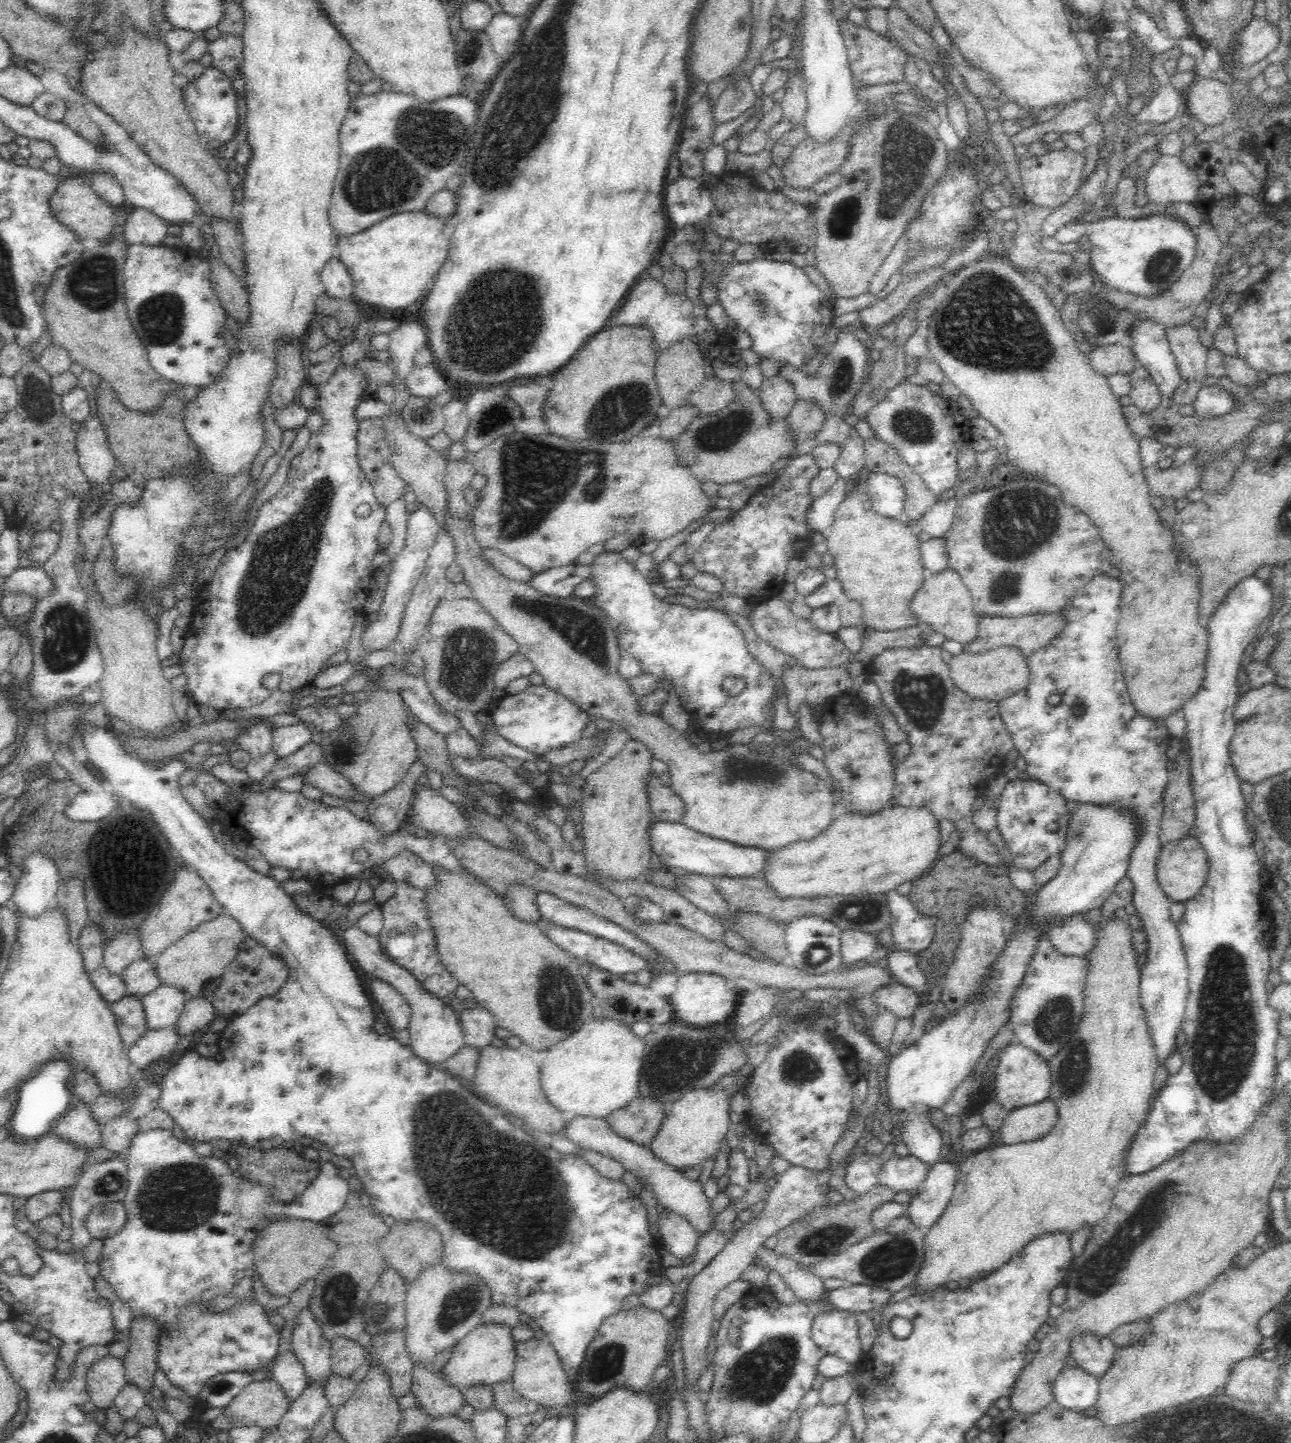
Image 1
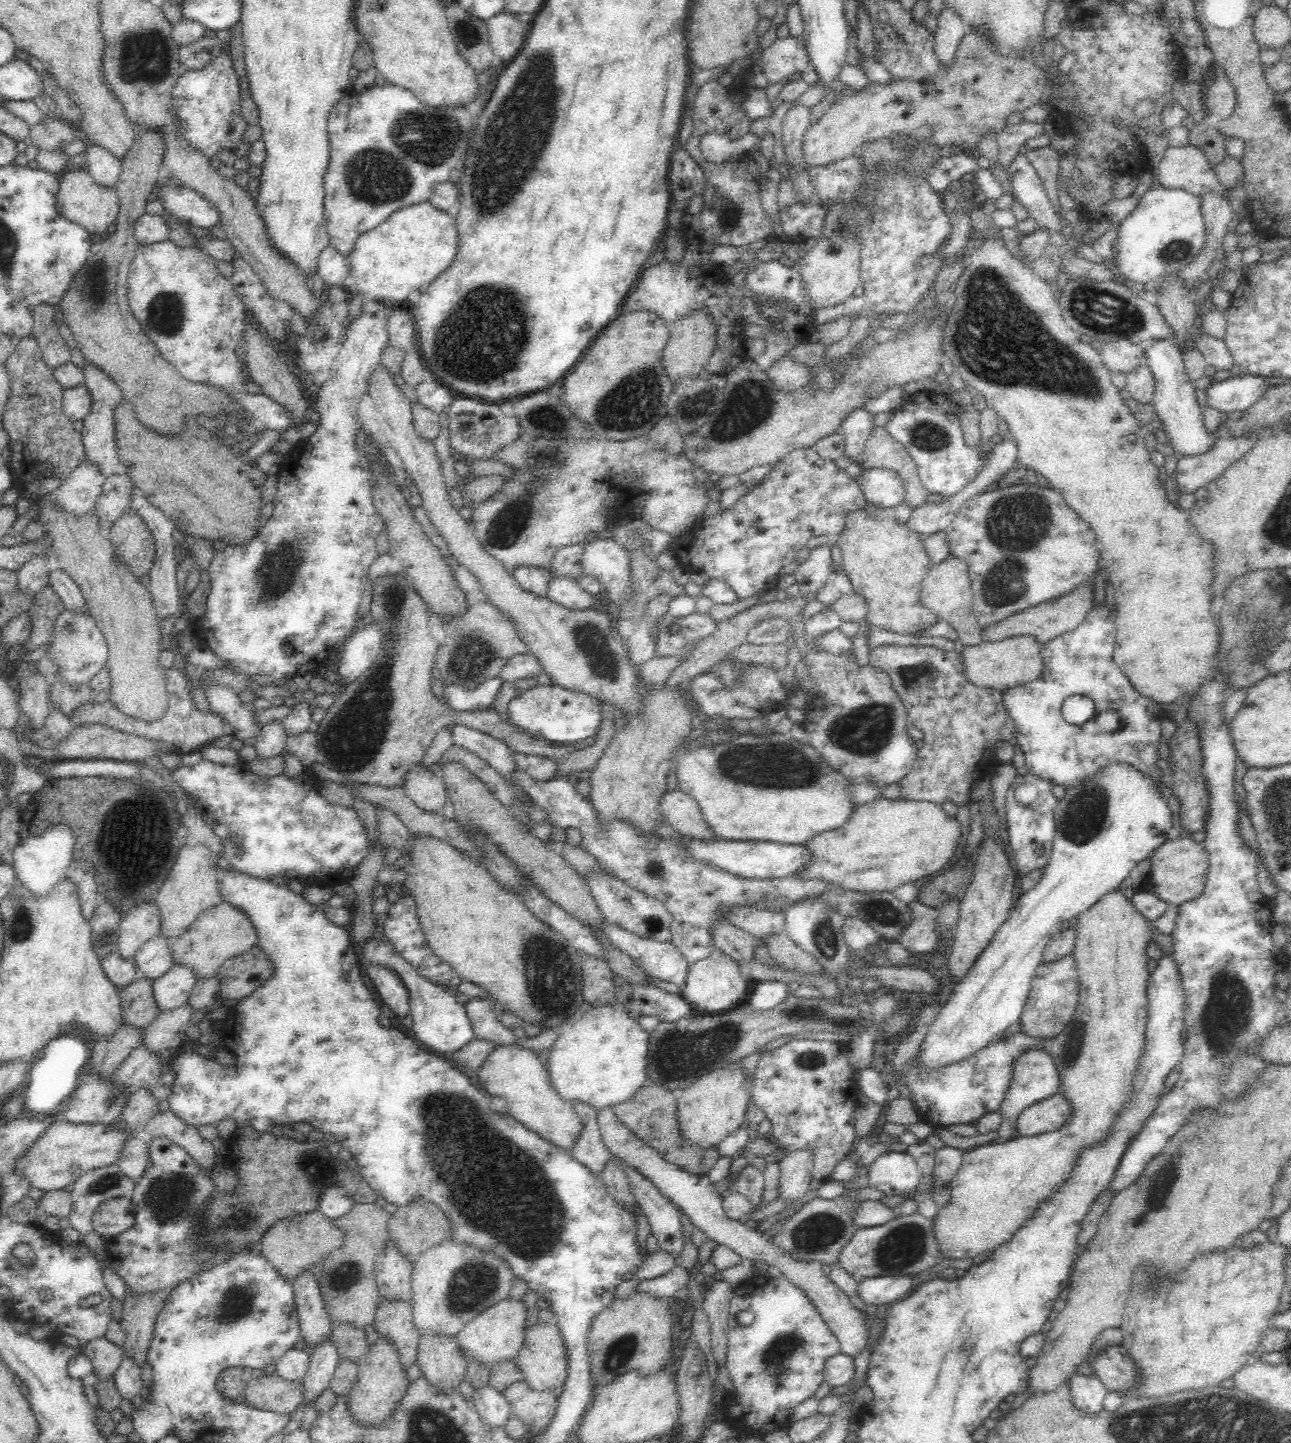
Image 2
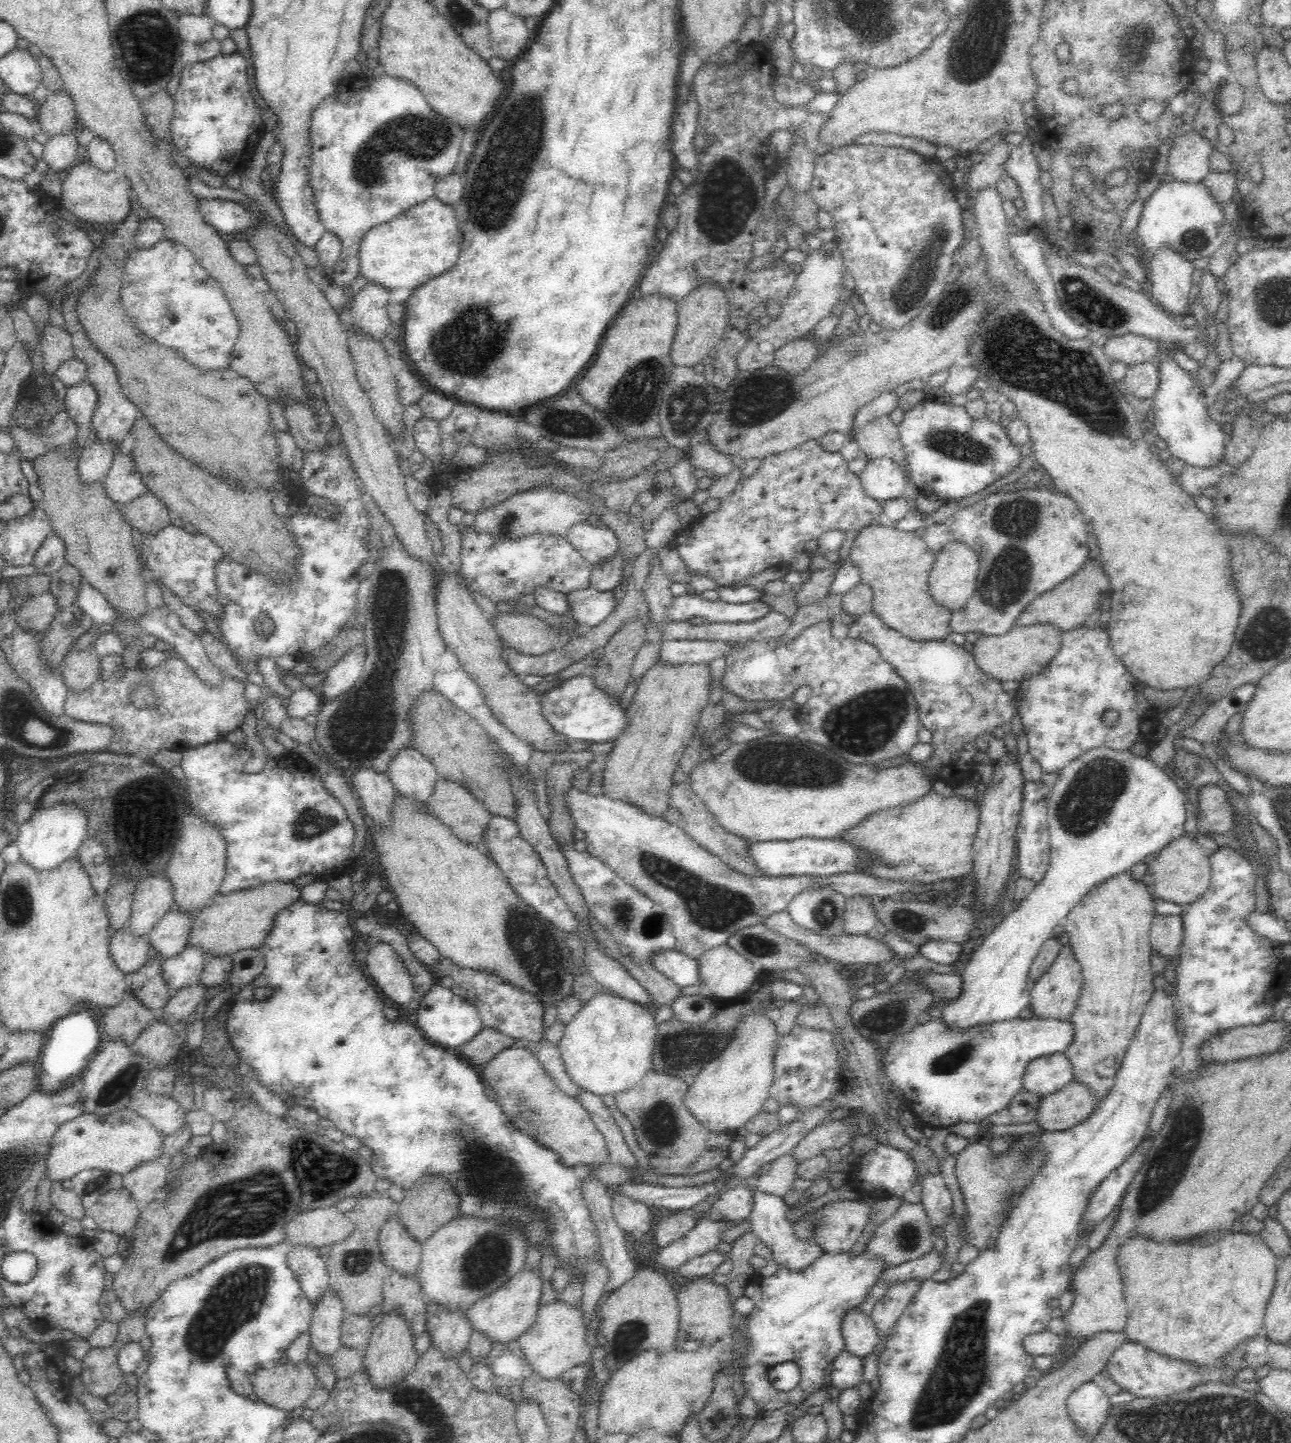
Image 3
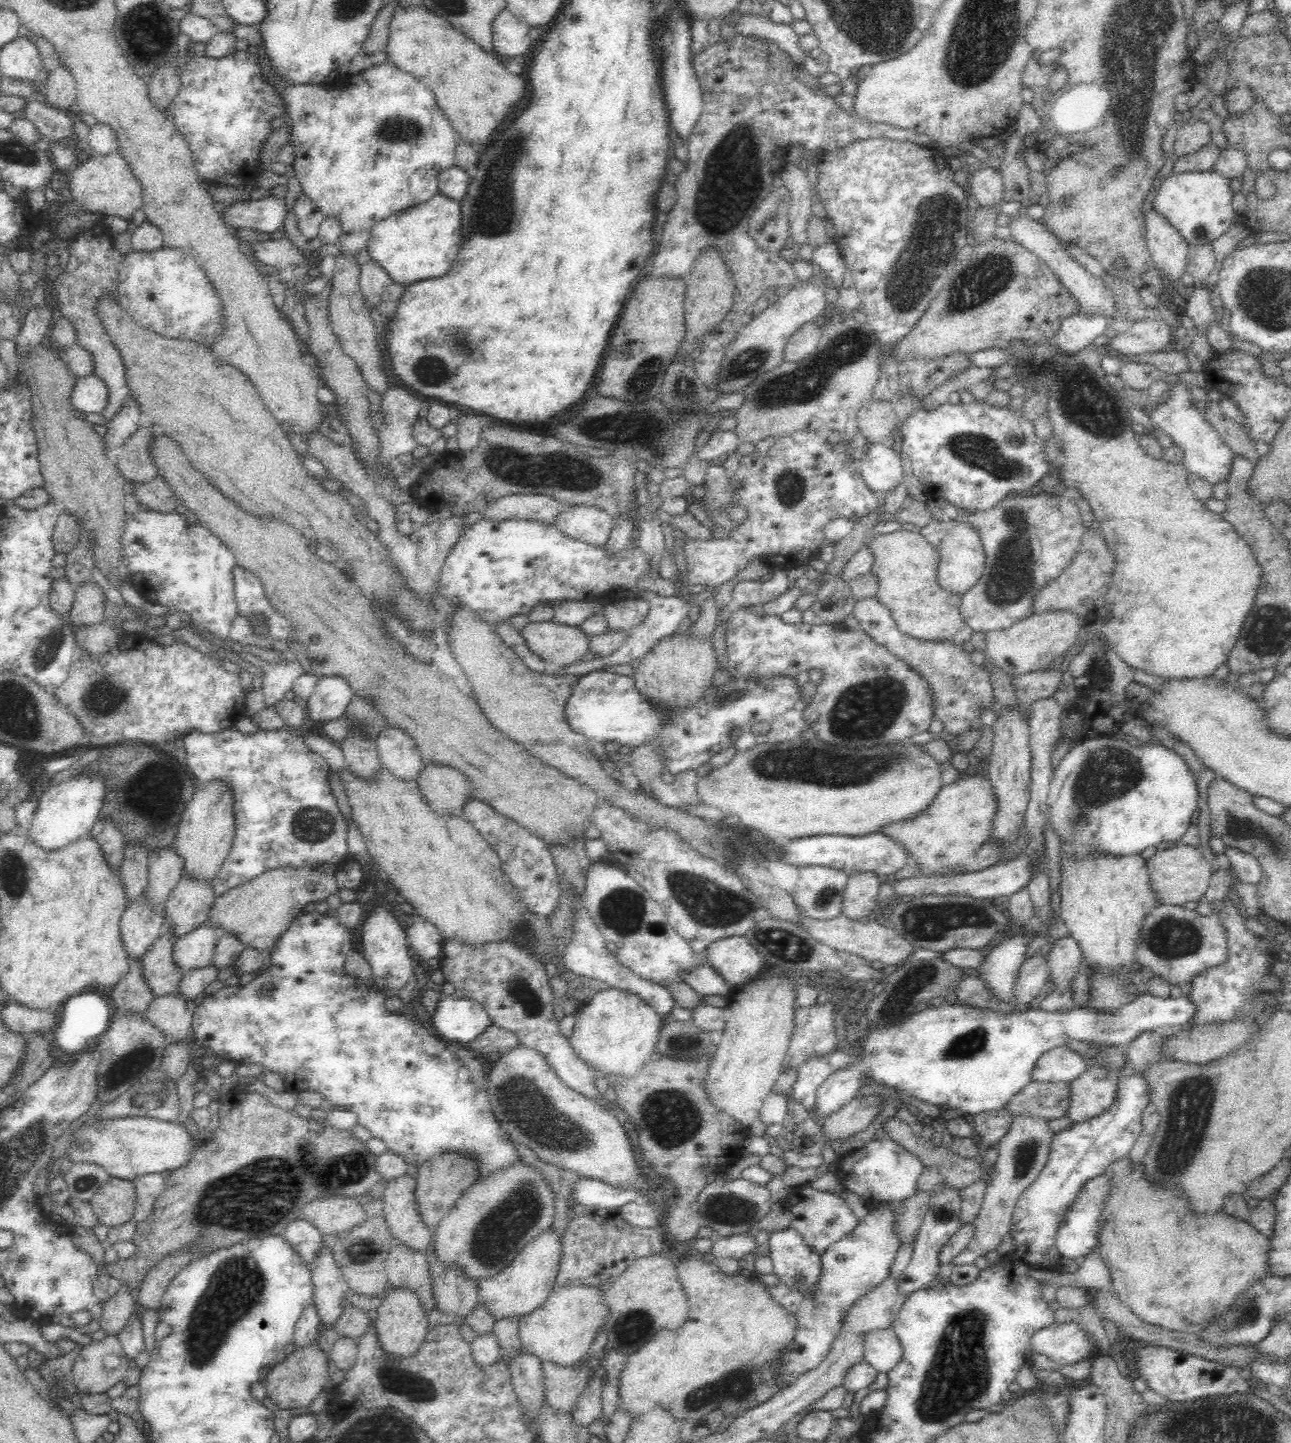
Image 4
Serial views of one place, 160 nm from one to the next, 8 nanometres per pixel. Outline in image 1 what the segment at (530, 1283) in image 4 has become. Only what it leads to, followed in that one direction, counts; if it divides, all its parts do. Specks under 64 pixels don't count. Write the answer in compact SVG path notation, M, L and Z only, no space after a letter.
M498 1324L477 1325L452 1350L452 1355L441 1368L444 1379L462 1390L476 1385L491 1385L510 1380L516 1362L516 1349L510 1327Z

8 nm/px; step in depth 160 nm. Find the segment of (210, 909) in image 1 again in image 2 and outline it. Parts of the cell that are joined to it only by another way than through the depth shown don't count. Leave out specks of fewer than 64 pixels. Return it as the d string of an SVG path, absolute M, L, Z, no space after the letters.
M193 841L178 851L169 876L162 882L160 892L156 892L154 905L160 911L159 934L174 940L192 924L201 912L222 902L218 886L218 867L215 855L206 846Z

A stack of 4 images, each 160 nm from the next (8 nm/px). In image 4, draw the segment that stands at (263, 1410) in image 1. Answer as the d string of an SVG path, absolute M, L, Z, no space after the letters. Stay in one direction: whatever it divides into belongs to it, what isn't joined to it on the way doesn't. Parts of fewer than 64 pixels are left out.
M316 1344L306 1345L301 1349L291 1352L283 1361L266 1370L266 1375L261 1378L262 1386L266 1389L266 1401L273 1408L292 1409L307 1407L316 1400L316 1397L329 1388L328 1385L328 1360L329 1358L322 1353L322 1348Z

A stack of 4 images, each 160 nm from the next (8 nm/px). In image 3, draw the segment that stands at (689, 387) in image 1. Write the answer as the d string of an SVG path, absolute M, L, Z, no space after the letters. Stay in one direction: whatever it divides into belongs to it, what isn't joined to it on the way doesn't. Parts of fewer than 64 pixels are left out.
M702 284L700 288L688 293L680 302L676 320L676 335L670 346L670 359L676 367L694 367L710 355L711 350L722 338L728 320L728 299L721 286Z

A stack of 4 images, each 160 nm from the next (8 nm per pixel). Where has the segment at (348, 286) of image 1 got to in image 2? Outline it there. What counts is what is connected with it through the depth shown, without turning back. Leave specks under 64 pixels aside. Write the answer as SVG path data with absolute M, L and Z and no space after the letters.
M329 244L320 253L317 273L322 278L326 288L343 287L343 282L350 275L347 257L343 257Z

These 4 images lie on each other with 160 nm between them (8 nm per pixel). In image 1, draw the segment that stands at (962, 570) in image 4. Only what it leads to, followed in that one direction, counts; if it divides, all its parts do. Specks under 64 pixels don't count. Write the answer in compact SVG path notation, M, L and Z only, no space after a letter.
M946 568L938 574L927 576L908 607L918 623L928 624L944 640L955 640L965 645L976 638L979 617L974 613L972 595L960 575L952 569Z

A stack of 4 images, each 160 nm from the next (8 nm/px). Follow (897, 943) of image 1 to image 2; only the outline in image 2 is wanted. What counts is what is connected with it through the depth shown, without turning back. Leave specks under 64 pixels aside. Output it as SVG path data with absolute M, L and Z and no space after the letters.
M917 899L908 902L910 920L895 939L904 949L914 954L926 954L937 948L939 938L939 911L922 904Z

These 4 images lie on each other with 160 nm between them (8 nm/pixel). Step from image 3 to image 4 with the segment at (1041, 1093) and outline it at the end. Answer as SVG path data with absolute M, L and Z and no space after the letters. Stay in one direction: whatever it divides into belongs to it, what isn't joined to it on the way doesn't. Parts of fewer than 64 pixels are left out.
M1066 1048L1045 1052L1035 1063L1031 1080L1041 1083L1067 1082L1078 1078L1086 1070L1082 1055Z

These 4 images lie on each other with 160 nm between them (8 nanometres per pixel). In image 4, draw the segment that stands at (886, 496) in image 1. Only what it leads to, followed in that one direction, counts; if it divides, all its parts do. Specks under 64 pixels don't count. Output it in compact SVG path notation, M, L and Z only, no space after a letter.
M867 444L858 466L867 488L879 496L903 482L900 457L890 444Z

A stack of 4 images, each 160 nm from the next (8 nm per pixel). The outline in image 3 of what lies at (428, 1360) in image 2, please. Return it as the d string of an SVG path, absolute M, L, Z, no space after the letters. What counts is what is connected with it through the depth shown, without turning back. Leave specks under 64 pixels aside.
M430 1303L427 1305L425 1332L430 1335L430 1344L436 1345L446 1359L458 1360L466 1352L473 1330L468 1323L468 1319L466 1319L466 1314L458 1313L458 1311L448 1313L442 1307L438 1307L436 1303Z

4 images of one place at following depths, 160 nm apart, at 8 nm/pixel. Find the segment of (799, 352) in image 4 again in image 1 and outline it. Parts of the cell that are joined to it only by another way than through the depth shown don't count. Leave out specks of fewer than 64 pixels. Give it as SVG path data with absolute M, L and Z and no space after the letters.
M782 377L764 379L759 395L762 407L772 419L786 420L797 401L792 383Z

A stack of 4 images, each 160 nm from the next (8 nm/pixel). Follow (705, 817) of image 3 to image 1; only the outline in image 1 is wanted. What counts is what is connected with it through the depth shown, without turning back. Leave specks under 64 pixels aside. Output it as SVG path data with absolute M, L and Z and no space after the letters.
M652 771L646 778L646 795L654 820L678 822L682 818L682 799Z

